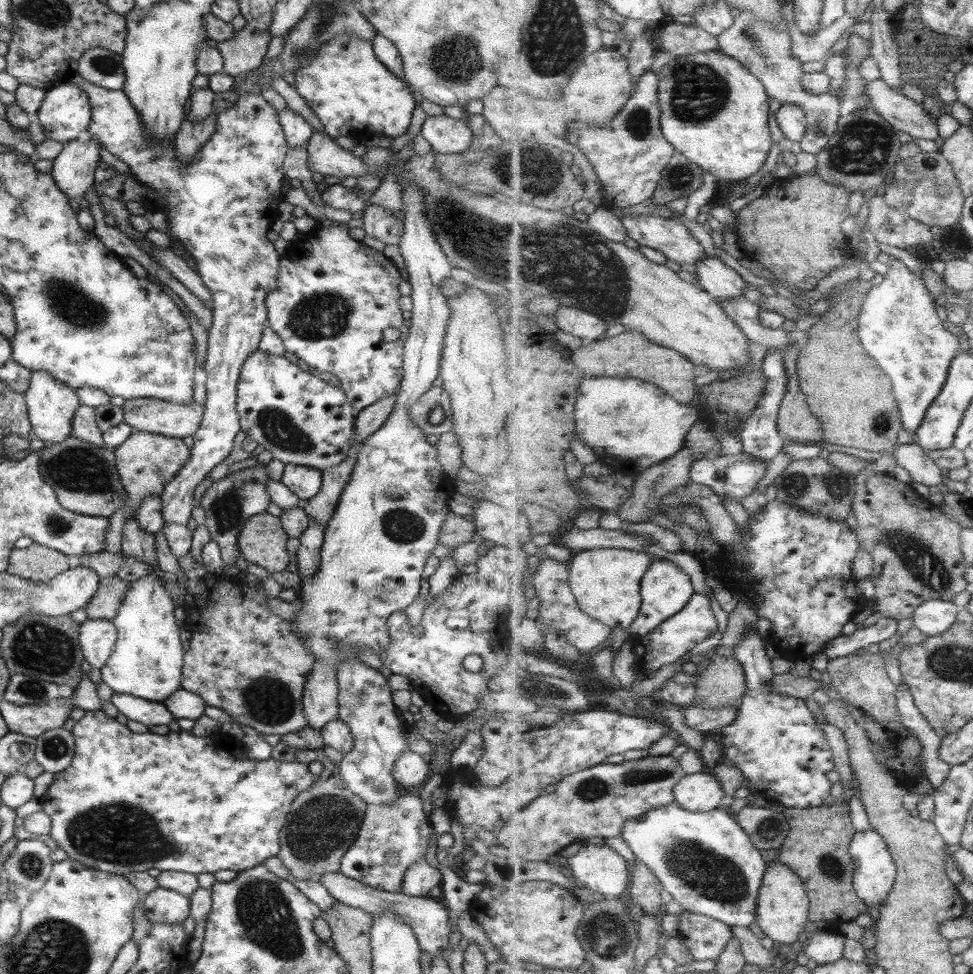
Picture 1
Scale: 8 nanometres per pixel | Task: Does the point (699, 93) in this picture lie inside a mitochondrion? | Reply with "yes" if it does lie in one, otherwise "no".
yes

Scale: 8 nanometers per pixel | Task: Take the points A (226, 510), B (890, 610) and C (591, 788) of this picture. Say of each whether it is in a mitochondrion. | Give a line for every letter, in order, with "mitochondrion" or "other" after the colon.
A: mitochondrion
B: other
C: mitochondrion

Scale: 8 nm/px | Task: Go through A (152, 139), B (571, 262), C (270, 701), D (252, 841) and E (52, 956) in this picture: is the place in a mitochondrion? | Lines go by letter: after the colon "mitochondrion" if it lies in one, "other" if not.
A: other
B: mitochondrion
C: mitochondrion
D: other
E: mitochondrion

